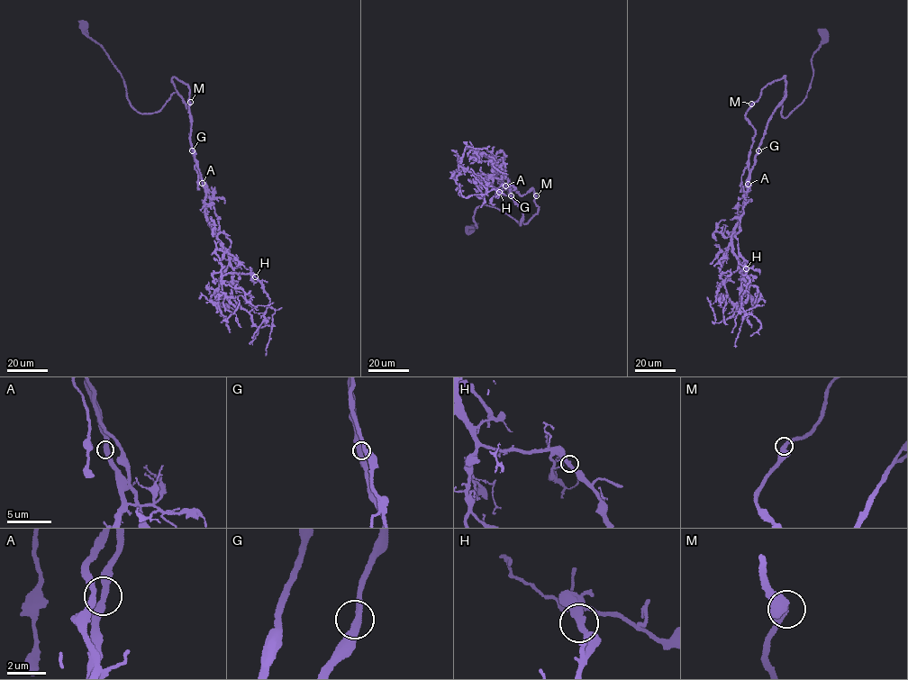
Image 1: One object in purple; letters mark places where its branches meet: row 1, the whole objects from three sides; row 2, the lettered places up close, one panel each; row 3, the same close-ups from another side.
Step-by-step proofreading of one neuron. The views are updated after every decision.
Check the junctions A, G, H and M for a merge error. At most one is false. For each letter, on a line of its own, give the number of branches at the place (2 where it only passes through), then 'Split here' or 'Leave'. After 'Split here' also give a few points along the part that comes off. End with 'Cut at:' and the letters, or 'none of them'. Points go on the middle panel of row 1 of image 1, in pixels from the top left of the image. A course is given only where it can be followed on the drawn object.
A: Branches: 2. Leave
G: Branches: 2. Leave
H: Branches: 2. Leave
M: Branches: 2. Leave
Cut at: none of them

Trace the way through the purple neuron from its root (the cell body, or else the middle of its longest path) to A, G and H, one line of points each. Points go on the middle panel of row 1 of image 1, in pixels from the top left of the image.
A: (468, 230), (476, 223), (476, 228), (473, 217), (483, 204), (498, 208), (520, 224), (522, 211), (505, 185)
G: (468, 230), (476, 223), (476, 228), (473, 217), (483, 204), (498, 208), (520, 224), (522, 211), (512, 196)
H: (468, 230), (483, 204), (520, 224), (522, 211), (494, 168), (486, 180), (499, 192)

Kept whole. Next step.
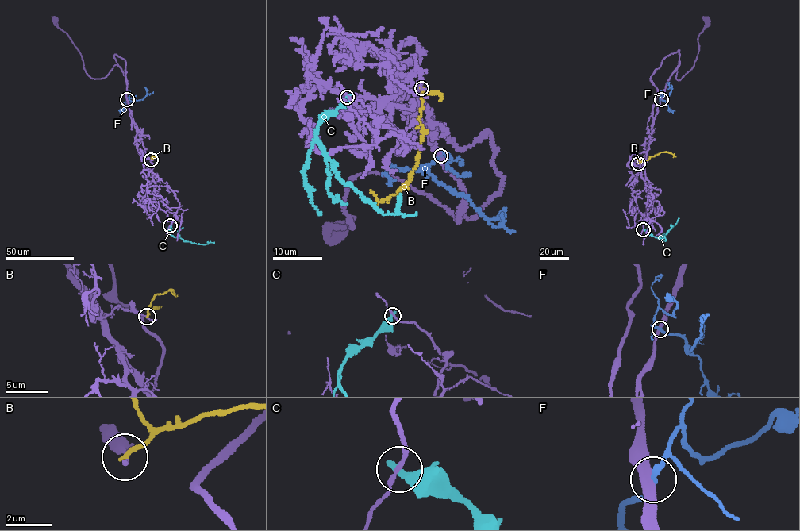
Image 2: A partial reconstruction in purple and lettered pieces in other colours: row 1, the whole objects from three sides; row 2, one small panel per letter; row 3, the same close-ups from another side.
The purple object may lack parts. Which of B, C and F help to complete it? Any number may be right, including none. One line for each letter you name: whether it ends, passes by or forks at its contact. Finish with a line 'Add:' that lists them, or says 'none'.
Add: none

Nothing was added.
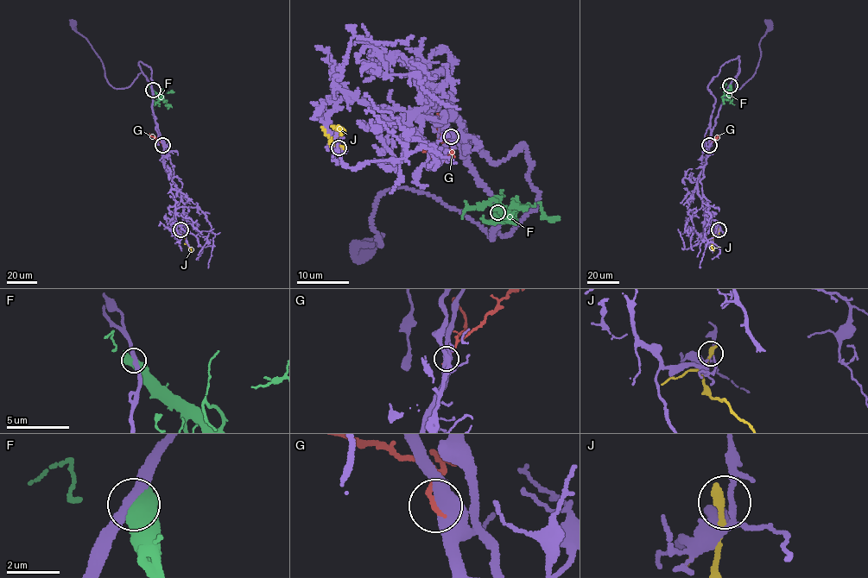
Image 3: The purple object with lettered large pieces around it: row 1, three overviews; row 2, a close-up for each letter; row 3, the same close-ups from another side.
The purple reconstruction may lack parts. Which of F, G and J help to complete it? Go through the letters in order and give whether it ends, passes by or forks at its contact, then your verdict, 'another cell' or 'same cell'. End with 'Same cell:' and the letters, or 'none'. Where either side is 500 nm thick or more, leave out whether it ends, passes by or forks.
F: another cell
G: another cell
J: it ends | another cell
Same cell: none

